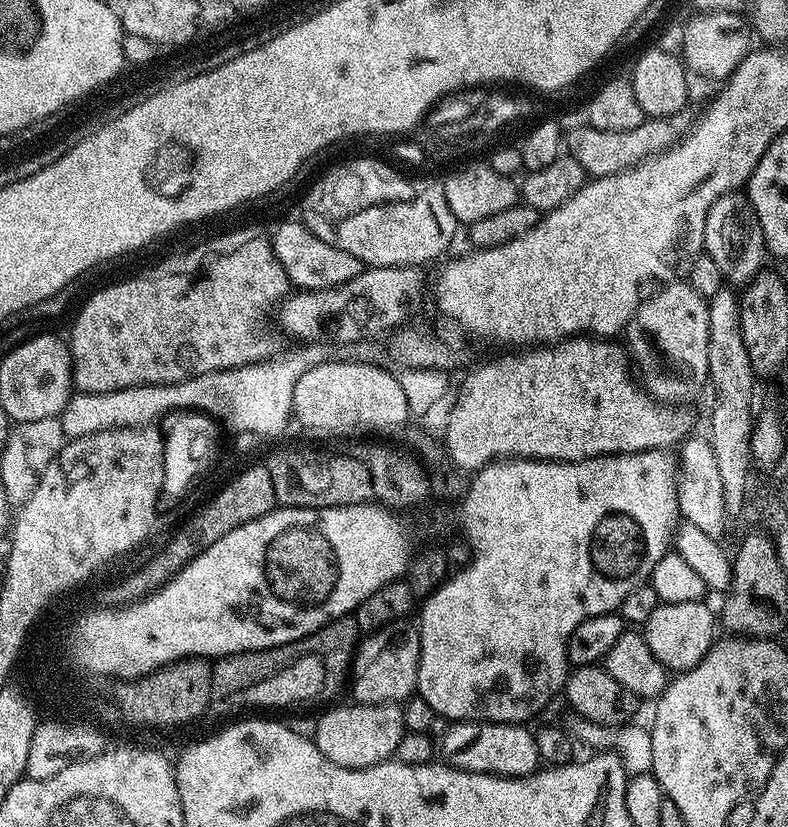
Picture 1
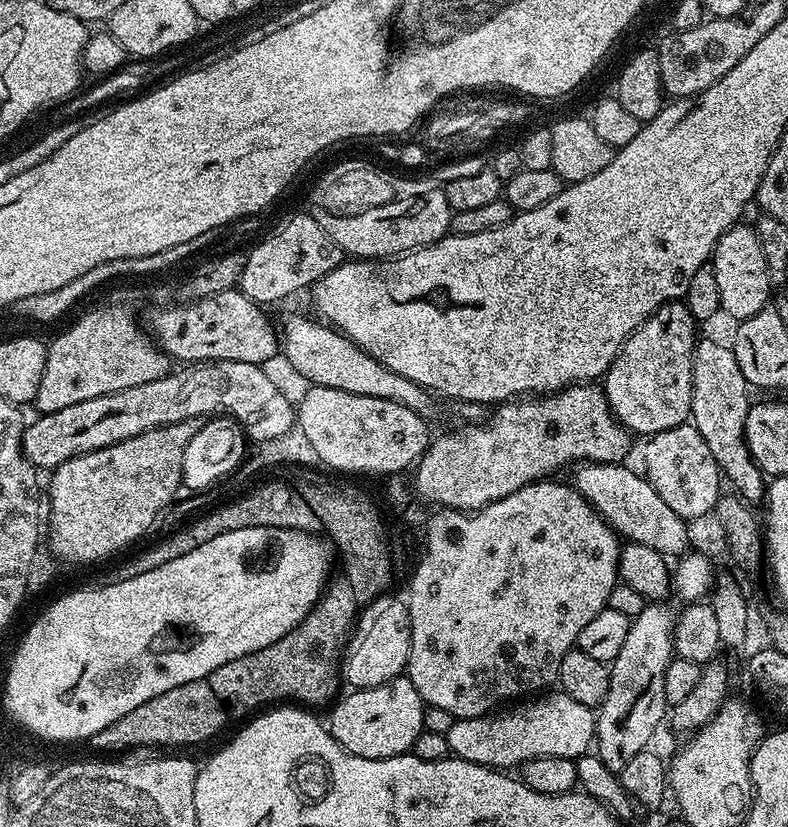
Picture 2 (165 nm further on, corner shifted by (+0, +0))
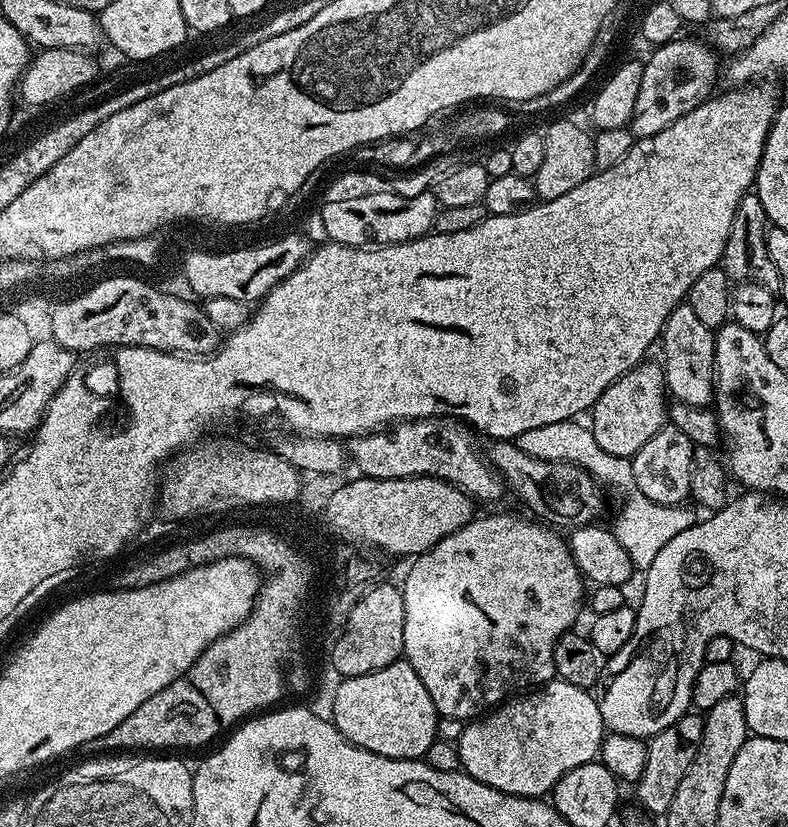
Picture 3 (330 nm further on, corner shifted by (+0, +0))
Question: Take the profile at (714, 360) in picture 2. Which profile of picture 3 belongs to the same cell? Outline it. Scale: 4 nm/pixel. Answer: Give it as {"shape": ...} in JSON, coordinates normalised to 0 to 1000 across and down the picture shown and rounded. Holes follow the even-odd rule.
{"shape":[[[872,365],[859,370],[850,385],[845,385],[835,421],[843,424],[840,439],[846,473],[865,489],[887,493],[902,490],[909,472],[909,401],[881,381]]]}

